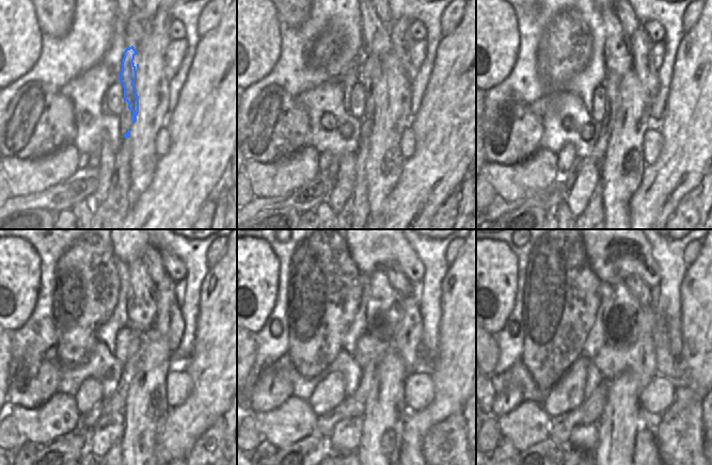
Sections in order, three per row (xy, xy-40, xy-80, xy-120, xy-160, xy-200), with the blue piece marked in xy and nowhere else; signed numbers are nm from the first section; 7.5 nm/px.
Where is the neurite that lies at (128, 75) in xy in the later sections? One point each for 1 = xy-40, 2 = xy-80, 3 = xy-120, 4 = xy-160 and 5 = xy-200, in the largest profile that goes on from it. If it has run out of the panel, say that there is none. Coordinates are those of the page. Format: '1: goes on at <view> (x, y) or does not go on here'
1: goes on at xy-40 (369, 76)
2: goes on at xy-80 (611, 83)
3: goes on at xy-120 (117, 401)
4: goes on at xy-160 (353, 406)
5: goes on at xy-200 (559, 428)

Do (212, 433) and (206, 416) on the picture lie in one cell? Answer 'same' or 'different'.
different

